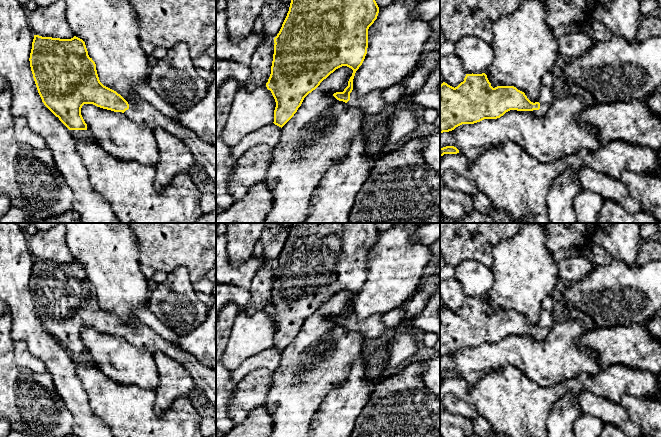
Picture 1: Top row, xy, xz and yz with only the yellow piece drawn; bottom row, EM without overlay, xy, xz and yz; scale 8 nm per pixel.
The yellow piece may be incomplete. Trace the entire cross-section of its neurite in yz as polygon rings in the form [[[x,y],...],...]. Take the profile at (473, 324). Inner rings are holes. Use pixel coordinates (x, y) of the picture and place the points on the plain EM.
[[[466,298],[464,305],[457,311],[443,306],[440,309],[440,357],[449,356],[462,348],[474,348],[484,343],[497,343],[510,334],[532,335],[536,340],[546,338],[554,324],[551,312],[541,311],[537,326],[531,326],[524,316],[514,310],[497,310],[493,312],[487,299]]]

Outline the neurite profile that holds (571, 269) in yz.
[[[581,254],[565,258],[558,263],[559,277],[573,283],[591,273],[594,264]]]

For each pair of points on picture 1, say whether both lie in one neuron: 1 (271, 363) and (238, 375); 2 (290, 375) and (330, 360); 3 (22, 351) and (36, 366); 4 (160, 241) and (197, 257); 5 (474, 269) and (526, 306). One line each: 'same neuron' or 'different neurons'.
1: same neuron
2: same neuron
3: same neuron
4: same neuron
5: different neurons

